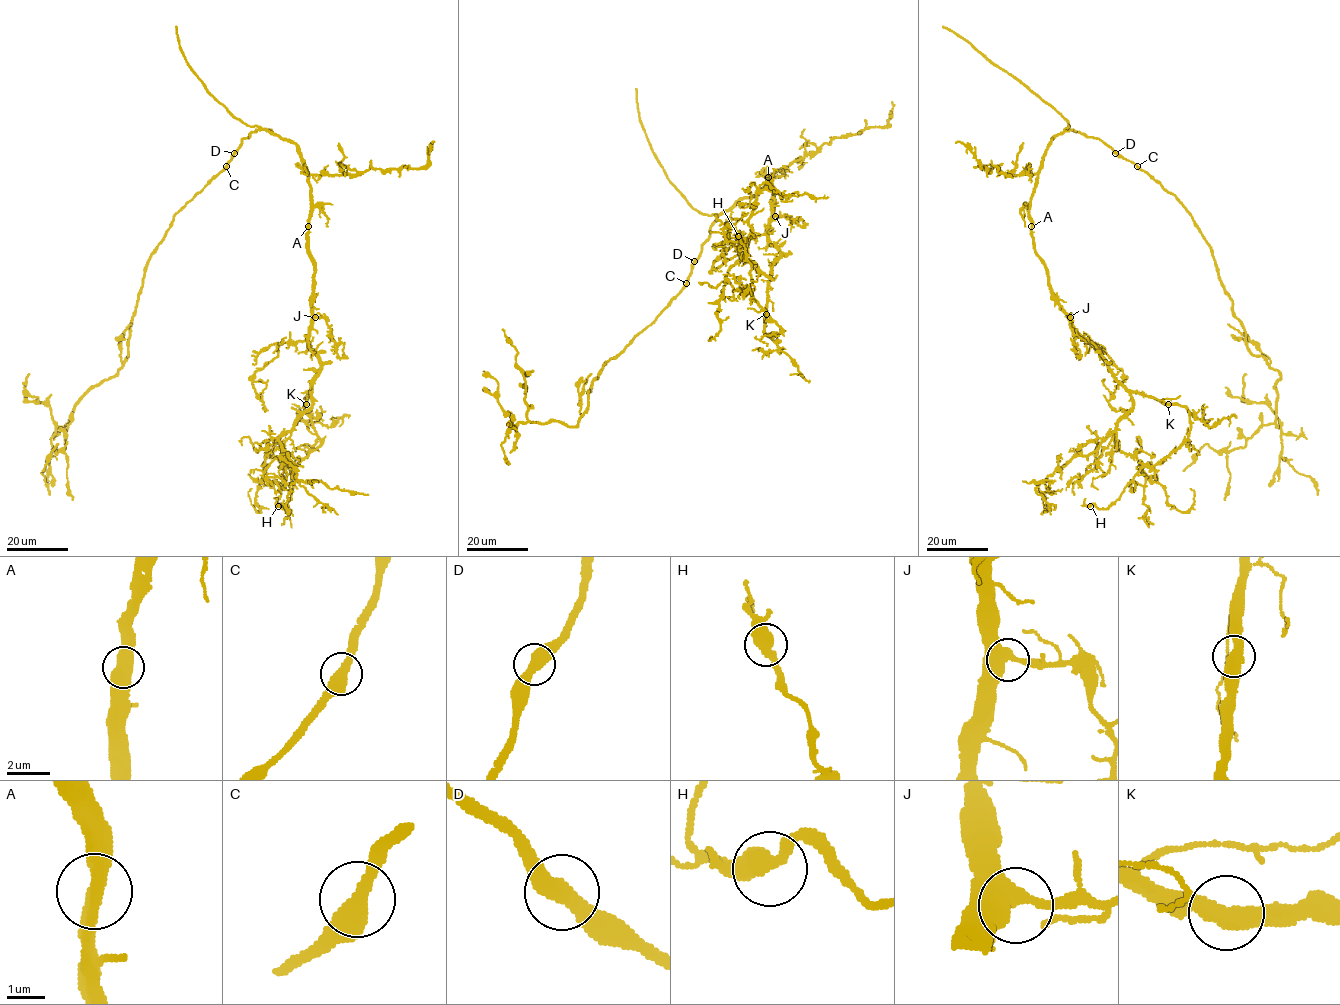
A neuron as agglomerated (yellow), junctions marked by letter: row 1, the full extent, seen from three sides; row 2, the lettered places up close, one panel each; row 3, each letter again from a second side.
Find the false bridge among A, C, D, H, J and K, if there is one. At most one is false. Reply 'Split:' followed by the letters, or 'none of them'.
Split: none of them

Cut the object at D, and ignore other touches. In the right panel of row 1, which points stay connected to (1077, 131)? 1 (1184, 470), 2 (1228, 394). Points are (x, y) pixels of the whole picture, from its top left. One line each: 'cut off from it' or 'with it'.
1: cut off from it
2: cut off from it

